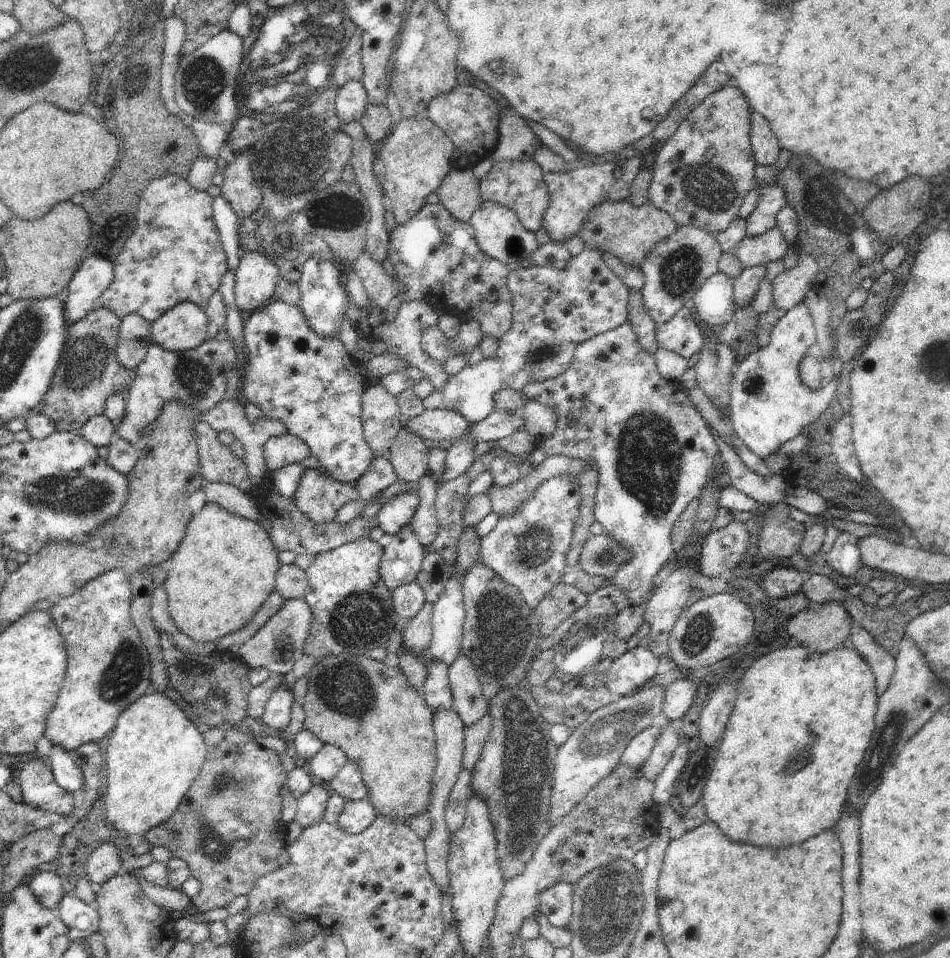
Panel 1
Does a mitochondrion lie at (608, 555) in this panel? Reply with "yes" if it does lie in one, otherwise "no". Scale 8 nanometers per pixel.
yes

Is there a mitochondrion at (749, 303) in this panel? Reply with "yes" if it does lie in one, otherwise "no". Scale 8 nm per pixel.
no

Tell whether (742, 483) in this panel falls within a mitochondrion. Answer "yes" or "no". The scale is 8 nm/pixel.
no

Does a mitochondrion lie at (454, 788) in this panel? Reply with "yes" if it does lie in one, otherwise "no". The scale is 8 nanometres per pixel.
no

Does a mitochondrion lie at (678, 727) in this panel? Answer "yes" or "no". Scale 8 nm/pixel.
no

